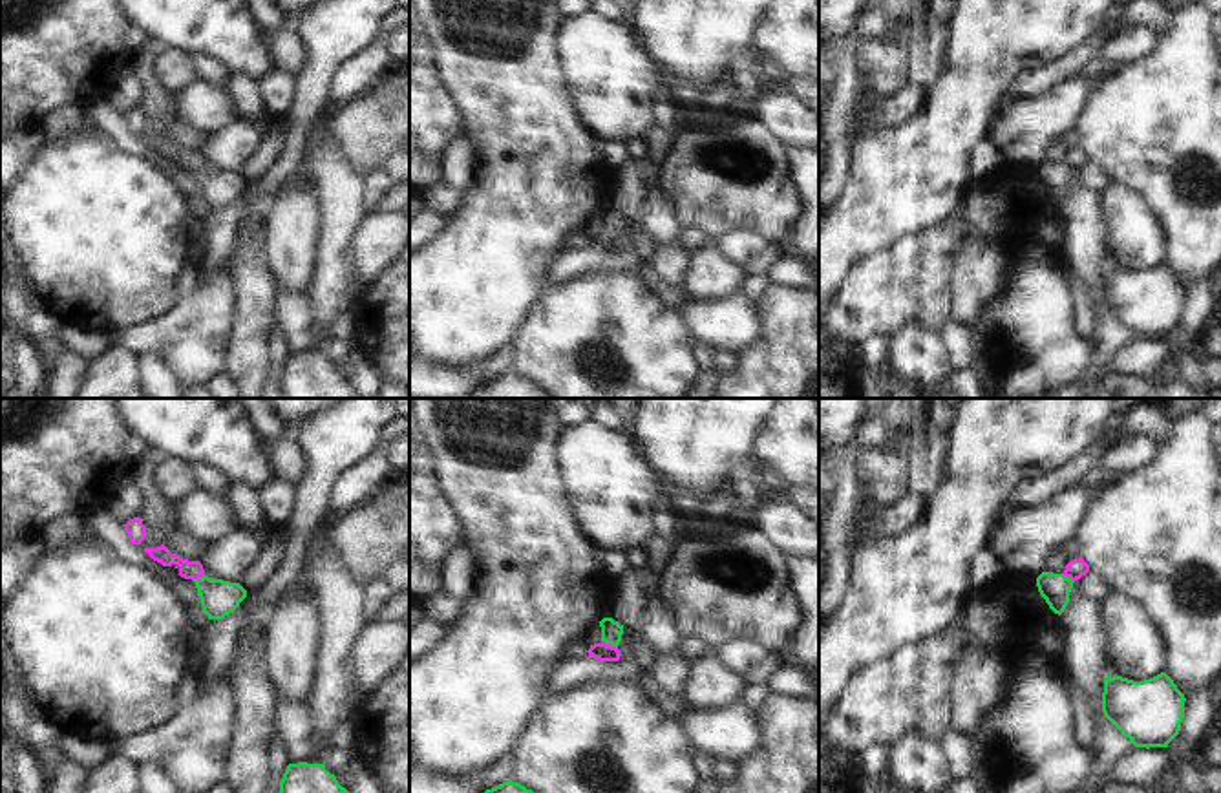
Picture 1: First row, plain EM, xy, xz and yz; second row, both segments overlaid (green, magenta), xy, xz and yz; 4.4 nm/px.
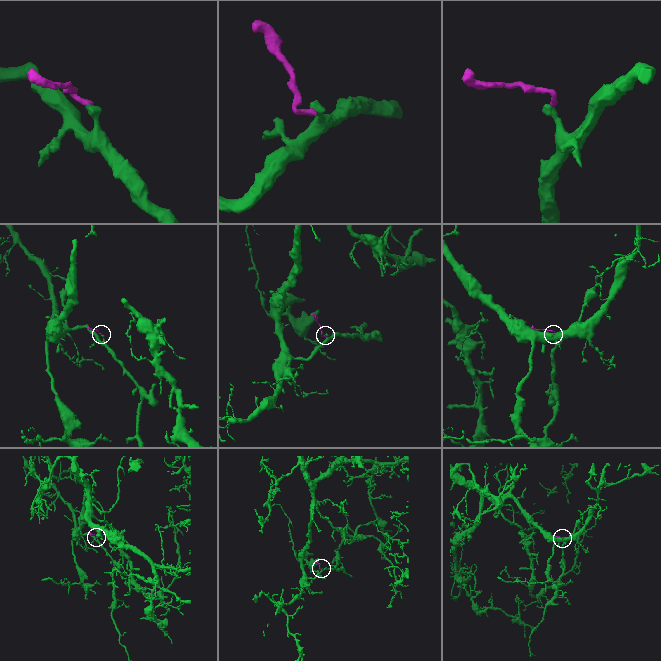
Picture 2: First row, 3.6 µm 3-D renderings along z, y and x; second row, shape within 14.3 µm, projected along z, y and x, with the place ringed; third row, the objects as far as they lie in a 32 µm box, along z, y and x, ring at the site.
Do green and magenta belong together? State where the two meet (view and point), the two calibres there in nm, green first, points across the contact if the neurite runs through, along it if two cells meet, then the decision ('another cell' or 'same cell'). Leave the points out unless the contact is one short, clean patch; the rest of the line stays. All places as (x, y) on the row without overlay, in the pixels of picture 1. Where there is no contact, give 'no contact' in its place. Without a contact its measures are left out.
meets green in xz at (609, 234); 100 nm thick on the green side, 80 nm on the other; runs through xz (611, 222), (609, 234), (602, 242); same cell

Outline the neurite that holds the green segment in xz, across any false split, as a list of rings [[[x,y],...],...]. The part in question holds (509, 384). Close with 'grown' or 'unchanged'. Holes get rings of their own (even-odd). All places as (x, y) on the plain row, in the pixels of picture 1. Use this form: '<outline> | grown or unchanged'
[[[506,371],[481,384],[468,398],[550,398],[525,376]]] | unchanged

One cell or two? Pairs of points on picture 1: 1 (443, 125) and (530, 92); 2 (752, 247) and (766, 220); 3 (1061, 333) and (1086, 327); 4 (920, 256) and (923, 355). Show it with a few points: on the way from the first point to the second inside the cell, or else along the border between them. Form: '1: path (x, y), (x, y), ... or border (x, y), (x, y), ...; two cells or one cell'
1: border (439, 81), (454, 101), (463, 136); two cells
2: border (715, 238), (730, 231), (753, 231), (766, 243); two cells
3: border (1068, 287), (1073, 298), (1075, 326), (1095, 344); two cells
4: border (940, 329), (929, 329), (911, 320), (891, 337); two cells

